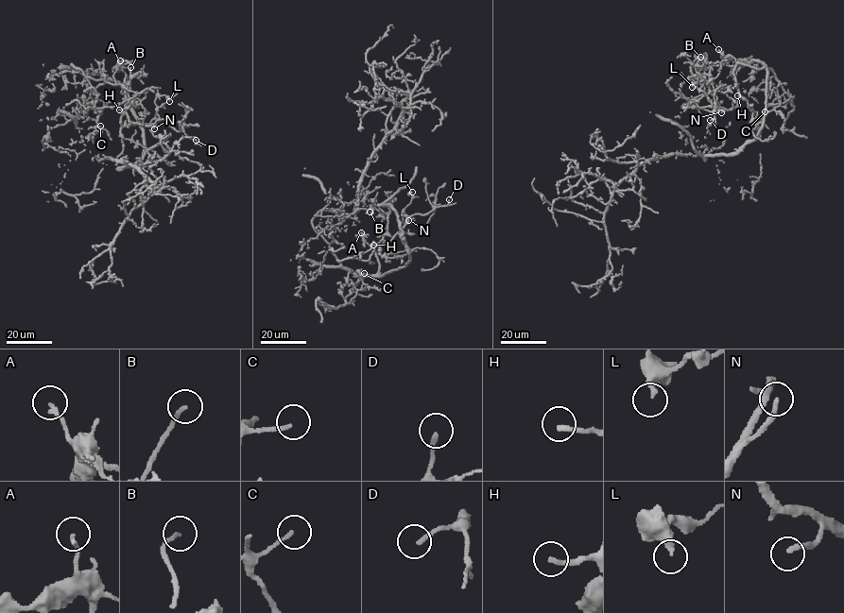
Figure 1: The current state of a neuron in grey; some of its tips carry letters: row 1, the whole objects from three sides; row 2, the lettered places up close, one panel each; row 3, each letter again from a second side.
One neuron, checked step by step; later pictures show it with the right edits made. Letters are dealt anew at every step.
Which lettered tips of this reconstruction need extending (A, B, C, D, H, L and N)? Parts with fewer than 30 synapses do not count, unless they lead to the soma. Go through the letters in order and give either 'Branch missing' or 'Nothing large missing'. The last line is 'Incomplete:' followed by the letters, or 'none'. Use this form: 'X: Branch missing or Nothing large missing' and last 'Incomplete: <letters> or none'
A: Nothing large missing
B: Branch missing
C: Nothing large missing
D: Nothing large missing
H: Branch missing
L: Nothing large missing
N: Branch missing
Incomplete: B, H, N

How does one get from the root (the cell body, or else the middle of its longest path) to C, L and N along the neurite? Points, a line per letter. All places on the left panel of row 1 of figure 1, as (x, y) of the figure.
C: (106, 76), (106, 81), (93, 92), (80, 111), (96, 121), (95, 127), (100, 126)
L: (106, 76), (126, 86), (127, 78), (126, 113), (132, 122), (153, 124), (156, 96), (169, 101)
N: (106, 76), (126, 86), (127, 78), (127, 115), (132, 122), (154, 128)

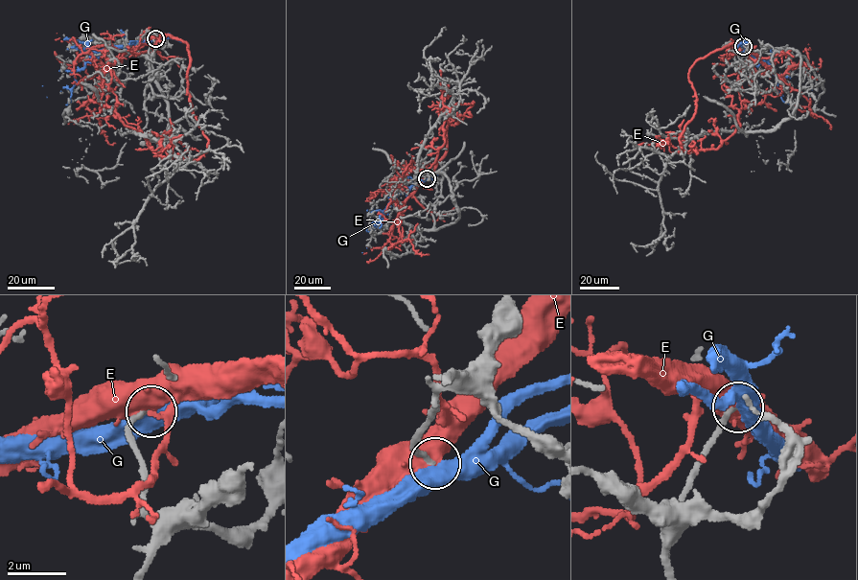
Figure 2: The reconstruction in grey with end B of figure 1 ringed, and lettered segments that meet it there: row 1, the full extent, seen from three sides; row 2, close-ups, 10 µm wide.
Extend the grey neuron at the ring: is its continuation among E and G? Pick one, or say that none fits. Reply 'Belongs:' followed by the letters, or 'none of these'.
Belongs: none of these

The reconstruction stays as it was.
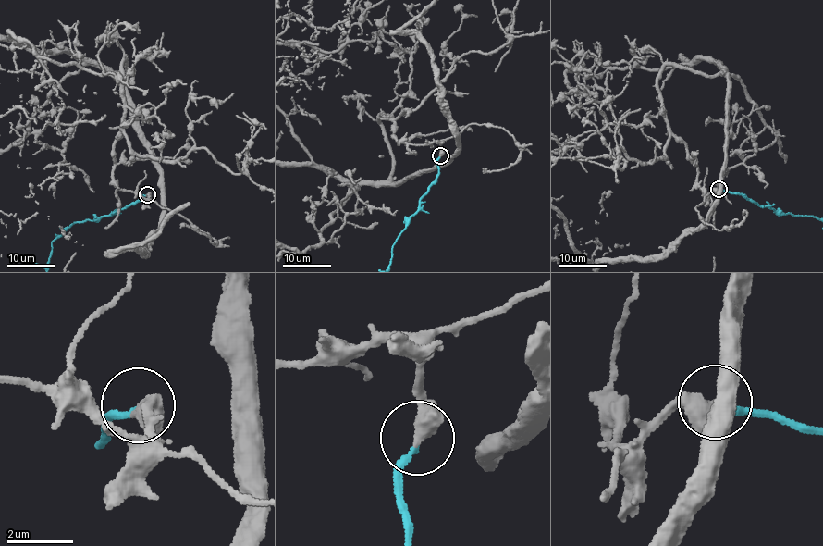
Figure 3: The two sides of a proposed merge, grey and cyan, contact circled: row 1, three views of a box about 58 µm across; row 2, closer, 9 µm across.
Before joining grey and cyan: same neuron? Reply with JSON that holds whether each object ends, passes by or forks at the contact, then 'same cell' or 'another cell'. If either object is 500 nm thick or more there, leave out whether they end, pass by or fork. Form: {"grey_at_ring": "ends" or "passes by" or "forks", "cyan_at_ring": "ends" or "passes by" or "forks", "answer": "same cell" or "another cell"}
{"answer": "same cell"}

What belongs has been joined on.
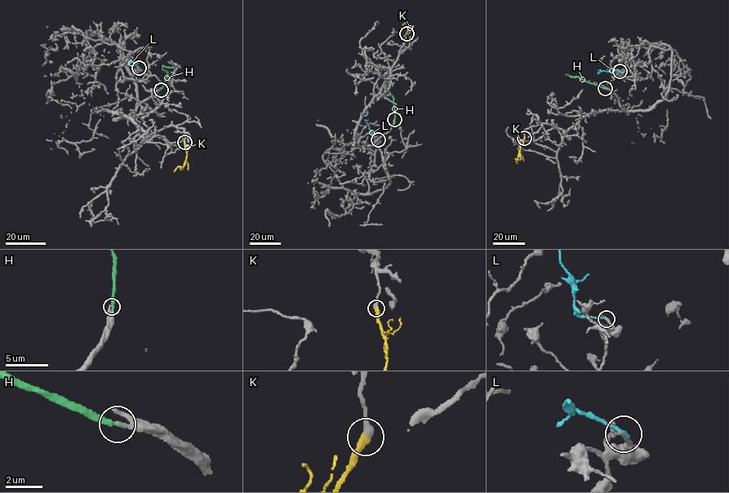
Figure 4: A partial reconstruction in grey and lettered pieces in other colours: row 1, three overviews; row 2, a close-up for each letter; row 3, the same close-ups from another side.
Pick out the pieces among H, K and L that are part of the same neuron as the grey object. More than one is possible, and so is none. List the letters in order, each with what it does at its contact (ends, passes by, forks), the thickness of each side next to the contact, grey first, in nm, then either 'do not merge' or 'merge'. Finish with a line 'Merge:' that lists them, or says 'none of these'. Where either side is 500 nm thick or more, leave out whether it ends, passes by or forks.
H: it ends; calibres 200 and 280 nm; do not merge
K: it ends; calibres 360 and 380 nm; merge
L: it ends; calibres 220 and 200 nm; do not merge
Merge: K

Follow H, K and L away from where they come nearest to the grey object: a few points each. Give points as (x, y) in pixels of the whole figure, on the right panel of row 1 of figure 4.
H: (605, 88), (578, 77), (566, 75)
K: (524, 138), (515, 159), (517, 163)
L: (620, 71), (598, 70)

